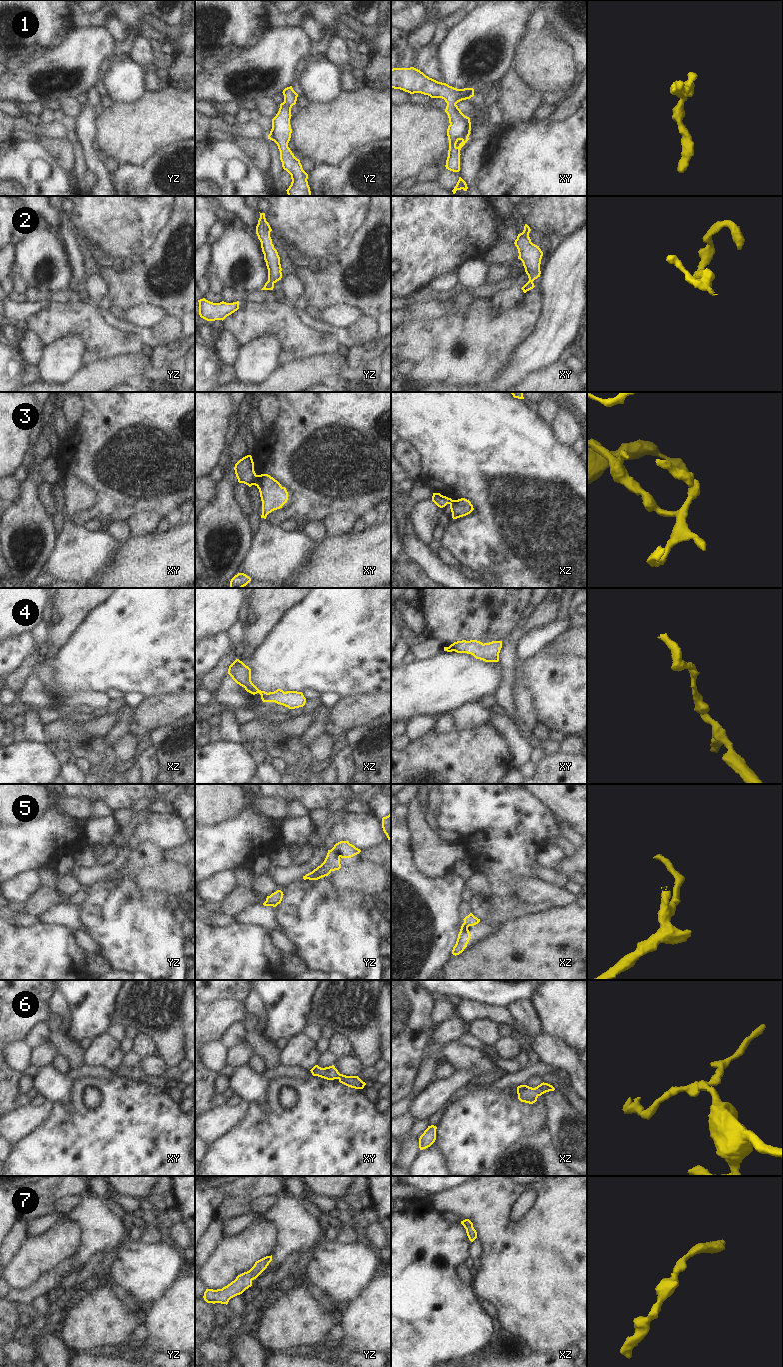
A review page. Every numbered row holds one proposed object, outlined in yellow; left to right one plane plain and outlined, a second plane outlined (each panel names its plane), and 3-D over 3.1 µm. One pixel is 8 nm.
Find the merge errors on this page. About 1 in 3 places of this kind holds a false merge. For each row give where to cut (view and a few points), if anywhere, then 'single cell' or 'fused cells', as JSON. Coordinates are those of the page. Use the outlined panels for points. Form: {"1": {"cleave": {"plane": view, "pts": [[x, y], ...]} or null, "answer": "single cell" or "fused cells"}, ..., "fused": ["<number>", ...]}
{"1": {"cleave": null, "answer": "single cell"}, "2": {"cleave": null, "answer": "single cell"}, "3": {"cleave": {"plane": "xy", "pts": [[256, 475], [253, 484]]}, "answer": "fused cells"}, "4": {"cleave": null, "answer": "single cell"}, "5": {"cleave": null, "answer": "single cell"}, "6": {"cleave": null, "answer": "single cell"}, "7": {"cleave": null, "answer": "single cell"}, "fused": ["3"]}

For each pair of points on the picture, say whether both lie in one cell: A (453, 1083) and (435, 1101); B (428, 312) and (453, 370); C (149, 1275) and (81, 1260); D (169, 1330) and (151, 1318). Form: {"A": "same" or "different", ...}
{"A": "same", "B": "different", "C": "same", "D": "same"}

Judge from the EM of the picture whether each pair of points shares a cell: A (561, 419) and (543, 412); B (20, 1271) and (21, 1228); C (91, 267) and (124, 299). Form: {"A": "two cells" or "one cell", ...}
{"A": "two cells", "B": "two cells", "C": "one cell"}

